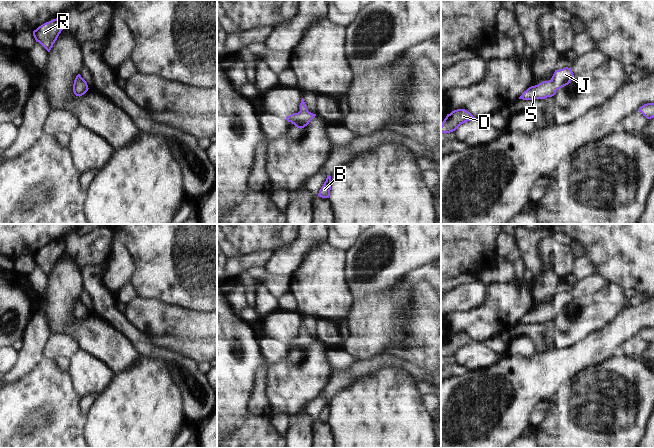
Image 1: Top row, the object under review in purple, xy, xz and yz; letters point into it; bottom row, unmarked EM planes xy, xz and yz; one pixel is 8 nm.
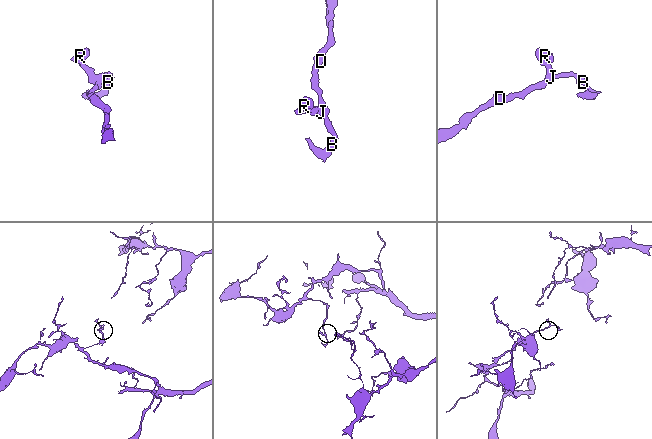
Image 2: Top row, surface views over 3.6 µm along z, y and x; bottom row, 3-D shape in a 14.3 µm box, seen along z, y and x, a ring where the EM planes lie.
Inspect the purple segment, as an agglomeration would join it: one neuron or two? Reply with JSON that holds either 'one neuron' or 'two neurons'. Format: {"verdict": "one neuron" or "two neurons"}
{"verdict": "one neuron"}

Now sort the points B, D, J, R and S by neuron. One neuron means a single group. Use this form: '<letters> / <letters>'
B D J R S

